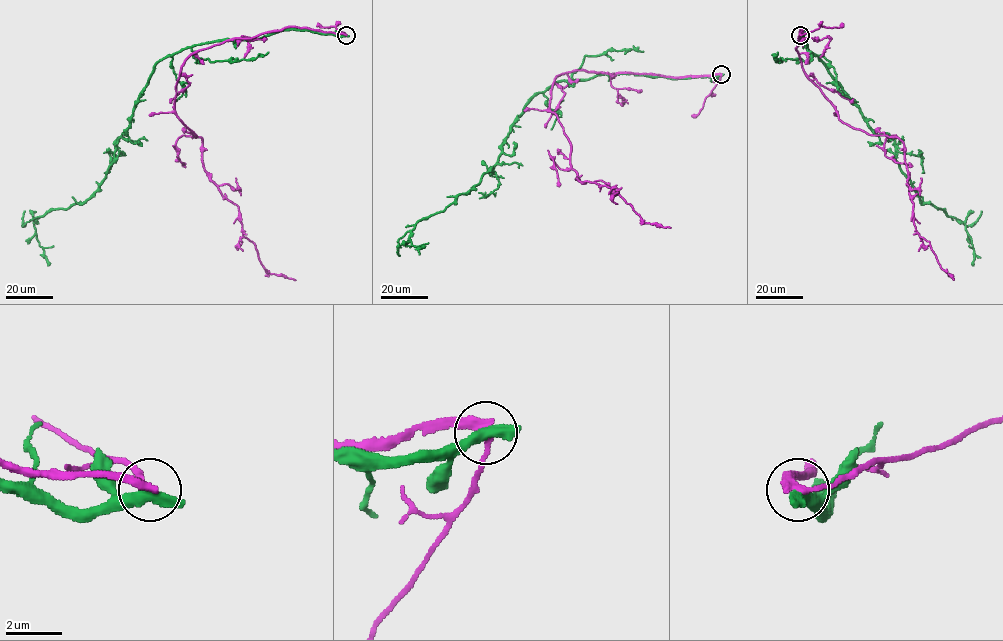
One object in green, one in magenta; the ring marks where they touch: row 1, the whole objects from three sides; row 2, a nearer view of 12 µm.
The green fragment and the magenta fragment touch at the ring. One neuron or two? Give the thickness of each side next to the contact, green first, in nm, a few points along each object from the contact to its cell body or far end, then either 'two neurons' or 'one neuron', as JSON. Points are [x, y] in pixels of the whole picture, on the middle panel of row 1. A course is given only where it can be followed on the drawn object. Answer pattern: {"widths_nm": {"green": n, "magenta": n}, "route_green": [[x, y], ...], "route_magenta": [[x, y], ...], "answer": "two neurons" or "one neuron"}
{"widths_nm": {"green": 400, "magenta": 280}, "route_green": [[721, 74], [557, 81], [527, 102], [481, 180], [416, 223], [409, 238], [423, 246]], "route_magenta": [[721, 74], [575, 70], [554, 78], [550, 110], [570, 143], [578, 180], [617, 188], [643, 222], [671, 227]], "answer": "two neurons"}

